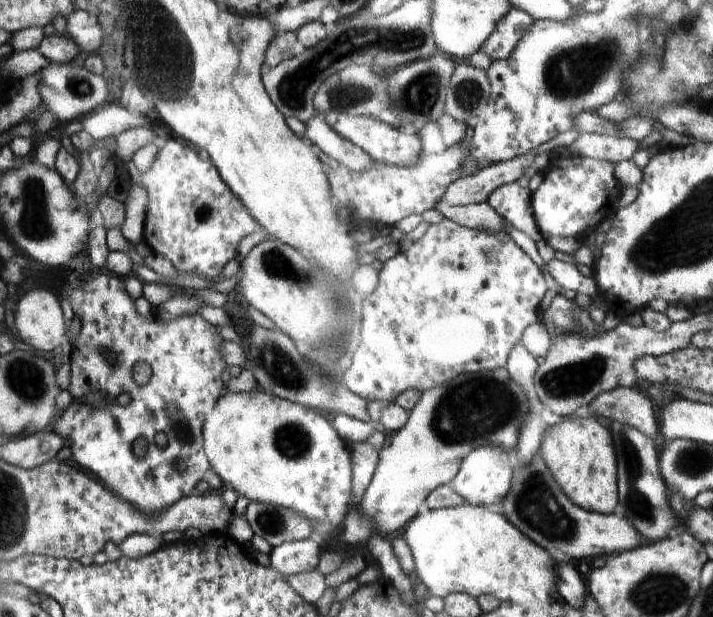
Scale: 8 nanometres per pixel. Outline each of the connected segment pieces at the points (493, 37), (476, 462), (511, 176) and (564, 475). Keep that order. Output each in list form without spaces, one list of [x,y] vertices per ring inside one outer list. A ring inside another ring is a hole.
[[[512,7],[510,12],[500,19],[496,30],[488,36],[481,51],[496,64],[504,64],[515,52],[519,40],[535,26],[535,20],[523,10]]]
[[[480,446],[472,448],[463,459],[458,474],[451,483],[453,489],[471,505],[501,503],[512,486],[512,466],[508,454],[498,446]]]
[[[520,155],[515,159],[494,163],[477,170],[472,175],[464,174],[448,187],[436,207],[463,208],[465,205],[487,202],[494,190],[517,181],[523,175],[522,170],[532,164],[534,158],[532,155]]]
[[[575,414],[549,426],[539,448],[556,484],[580,508],[612,514],[619,504],[618,450],[611,429],[588,416]]]

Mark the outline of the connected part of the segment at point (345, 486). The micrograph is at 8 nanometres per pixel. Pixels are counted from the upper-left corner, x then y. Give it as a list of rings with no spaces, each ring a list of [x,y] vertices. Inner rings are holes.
[[[260,388],[248,393],[225,393],[204,420],[203,447],[212,463],[213,473],[218,474],[226,486],[250,501],[272,503],[300,512],[300,516],[316,524],[316,532],[311,538],[317,539],[323,547],[329,545],[330,534],[338,530],[348,514],[354,486],[351,452],[330,422],[314,408],[306,408]]]

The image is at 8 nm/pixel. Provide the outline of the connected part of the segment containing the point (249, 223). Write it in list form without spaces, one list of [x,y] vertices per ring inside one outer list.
[[[170,138],[160,143],[158,155],[148,172],[140,172],[131,161],[125,162],[123,168],[128,172],[129,184],[141,185],[148,196],[144,240],[154,252],[170,260],[179,274],[193,273],[210,280],[219,279],[224,264],[234,258],[242,238],[246,238],[258,228],[258,222],[254,222],[255,216],[248,212],[243,201],[232,192],[226,181],[220,178],[215,164],[202,160],[192,148],[178,140]]]

